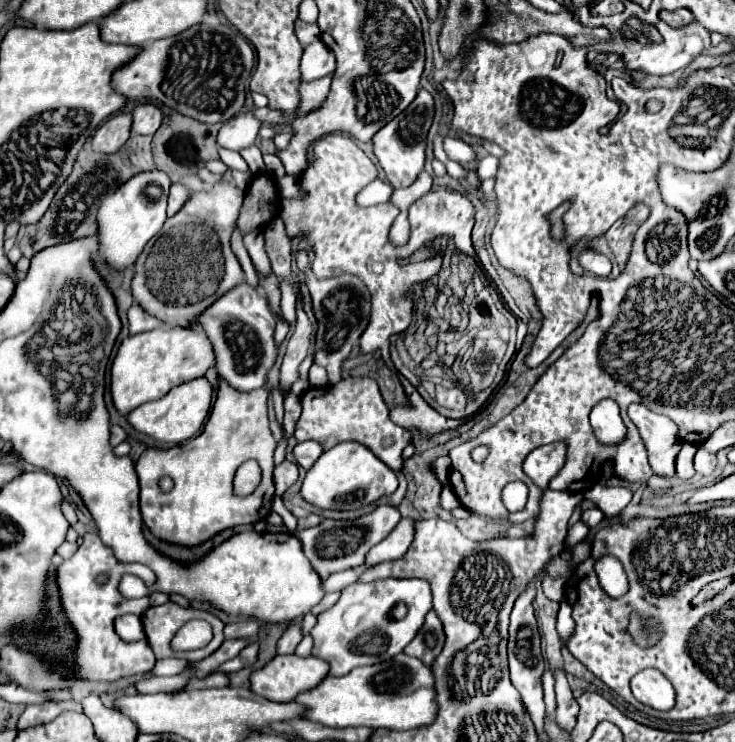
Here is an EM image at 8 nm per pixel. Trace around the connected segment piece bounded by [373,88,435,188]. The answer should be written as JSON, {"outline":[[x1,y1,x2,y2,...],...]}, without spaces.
{"outline":[[421,88,417,98,409,104,409,108,375,134,375,138,373,138,375,156,381,164,381,168,385,170,387,180,391,182,393,188,407,188,421,174,421,170,425,166,427,134,429,134,429,128,431,128,431,122,433,122,433,114,435,114,433,94,425,88]]}

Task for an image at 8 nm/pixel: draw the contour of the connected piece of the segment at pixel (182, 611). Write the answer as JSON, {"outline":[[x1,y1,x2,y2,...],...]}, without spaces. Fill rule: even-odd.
{"outline":[[168,601,167,604,161,604,161,606,151,606,145,614,143,614,143,628,145,628,145,636,147,636,147,642,151,644,151,648,153,648,153,652,155,652,155,658,157,660,161,660,161,658,171,658,171,656,177,656,177,658,185,658,185,660,203,660,203,658,207,658,209,654,213,654,221,644,223,644,223,628,225,628,225,624,223,624,223,620,221,618,217,618,217,616,213,616,211,612,207,612,207,610,199,610,199,608,183,608,183,606,179,606,172,601],[193,618,203,618,203,620,207,620,211,626,213,626,213,642,209,642,205,648,201,648,201,650,193,650,193,652,175,652,173,648,171,648,171,640,173,640,173,636,175,636,175,632,185,624,185,622,189,622,189,620,193,620]]}

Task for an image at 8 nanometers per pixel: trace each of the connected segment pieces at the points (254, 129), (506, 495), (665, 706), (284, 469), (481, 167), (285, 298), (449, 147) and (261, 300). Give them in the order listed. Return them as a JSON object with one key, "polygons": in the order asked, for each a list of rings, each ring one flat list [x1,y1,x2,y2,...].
{"polygons":[[[241,112,241,114,237,114,237,118,233,118,221,126,217,142,223,148,239,152,239,150,255,144,259,128,261,128,261,122,255,120,255,116,251,112]],[[520,481,507,484,502,492,503,503,510,513,514,512,515,510,519,510,521,501,527,501,527,496,527,486]],[[647,668,631,680,633,696,655,710,671,710,675,706,675,688,655,668]],[[281,462,279,466,275,466,273,472,273,482,275,482,275,496,281,496,289,486,293,486,299,478,299,466,295,462]],[[489,155,479,159,477,164,477,175,479,178,493,178,497,173,499,158]],[[287,280,280,282,281,290,281,310,284,318,289,322,289,325,293,325,296,322,296,296,290,283]],[[447,138,445,152,453,162,459,162,461,166,471,166,477,160,477,152,473,150,473,146,459,138]],[[241,282,219,300,215,300,203,316,195,318,195,328,205,330,209,336,215,356,217,370,229,382,231,388,239,392,251,392,255,388,263,388,269,368,277,358,277,346,273,342,275,332,275,316,269,308,263,292,253,288,247,282]]]}

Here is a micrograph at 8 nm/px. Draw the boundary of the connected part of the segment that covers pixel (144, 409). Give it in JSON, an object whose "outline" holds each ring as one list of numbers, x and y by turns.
{"outline":[[195,378,187,384,175,386,171,392,167,392,163,398,147,402,139,408,135,408,127,420,143,434,155,438,157,442,185,442,193,438,201,426,205,424,205,418,211,408,211,398,213,398,213,386,209,384,207,378]]}

